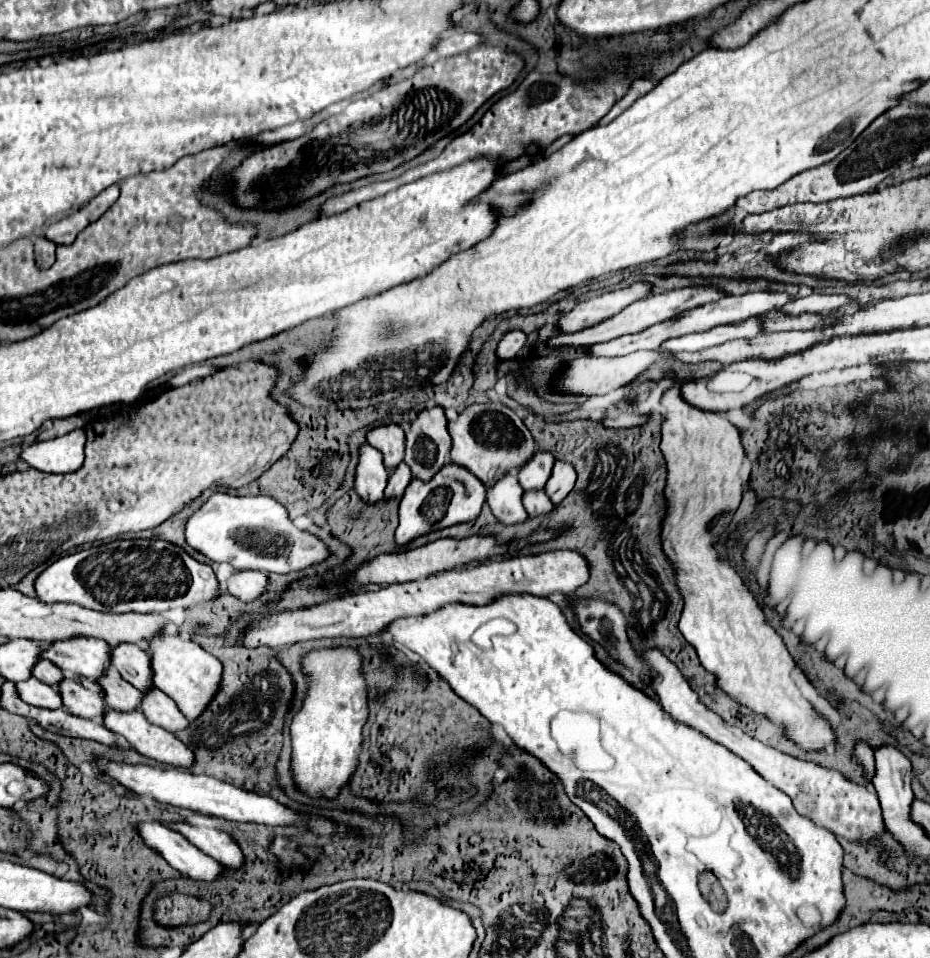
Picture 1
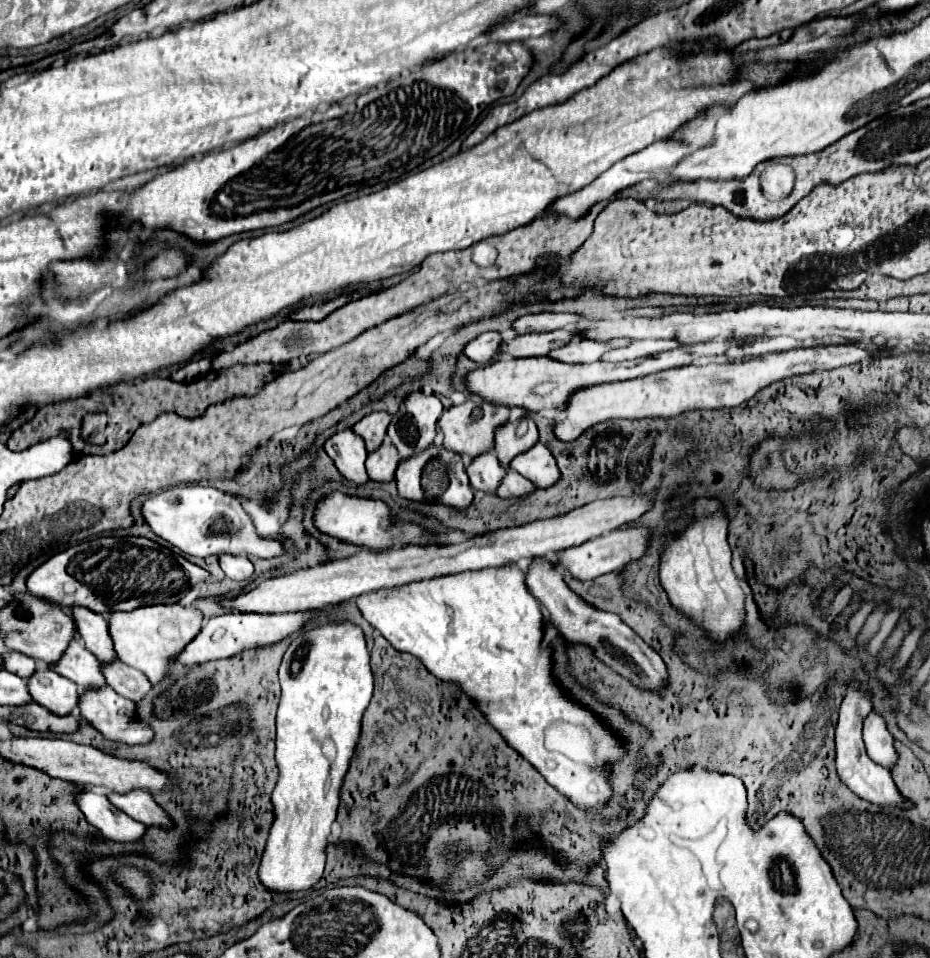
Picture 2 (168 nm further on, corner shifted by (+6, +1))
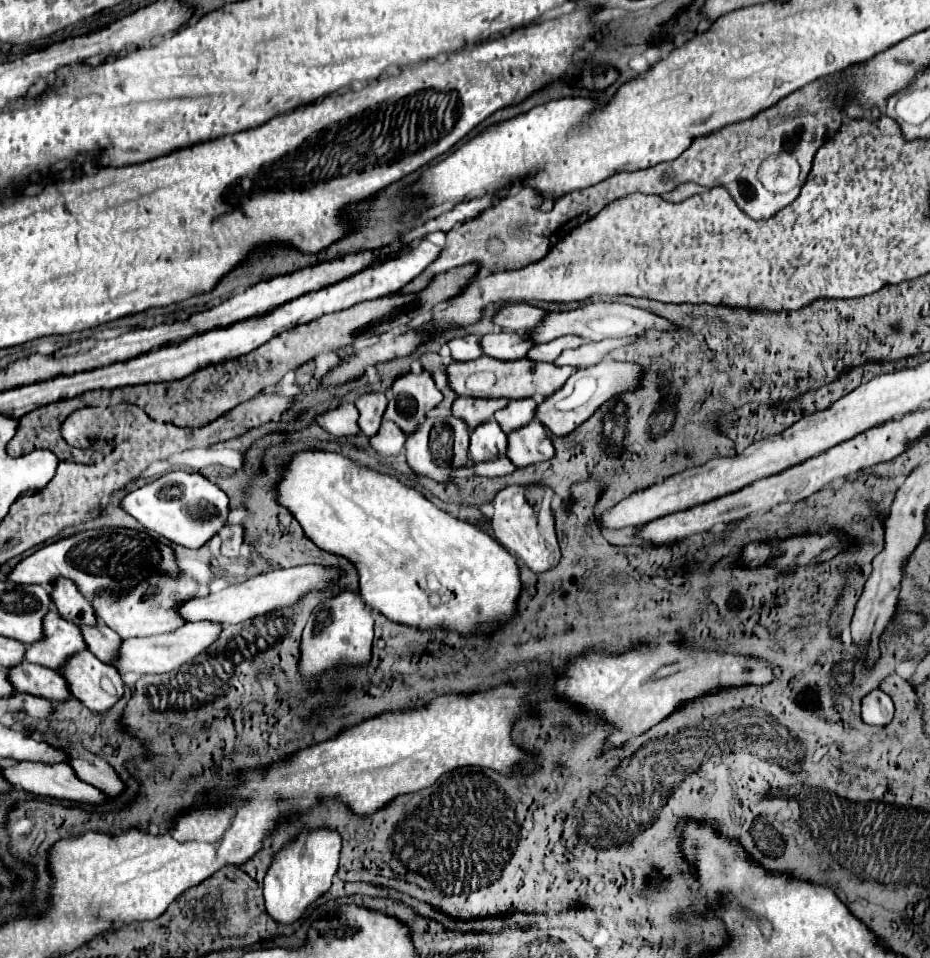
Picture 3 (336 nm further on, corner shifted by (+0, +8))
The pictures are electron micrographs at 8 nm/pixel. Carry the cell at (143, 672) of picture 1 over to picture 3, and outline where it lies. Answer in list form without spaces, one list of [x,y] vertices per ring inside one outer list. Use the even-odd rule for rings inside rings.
[[[57,577],[53,581],[53,589],[51,589],[51,601],[53,605],[59,609],[59,613],[75,623],[75,625],[93,625],[95,623],[95,613],[93,613],[93,607],[87,599],[81,597],[79,589],[75,587],[75,583],[71,579],[65,579],[65,577]]]

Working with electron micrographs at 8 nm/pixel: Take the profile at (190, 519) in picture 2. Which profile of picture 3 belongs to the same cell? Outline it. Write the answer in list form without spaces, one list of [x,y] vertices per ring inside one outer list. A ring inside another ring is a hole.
[[[173,471],[131,491],[121,501],[121,509],[135,517],[145,529],[151,529],[177,545],[199,549],[227,523],[229,497],[199,473]]]

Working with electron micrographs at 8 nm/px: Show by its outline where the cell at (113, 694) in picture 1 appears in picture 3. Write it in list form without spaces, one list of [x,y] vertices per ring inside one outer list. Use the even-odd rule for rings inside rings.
[[[51,607],[43,617],[43,639],[25,647],[23,659],[49,669],[61,669],[67,657],[87,649],[87,645],[83,645],[79,627],[65,621],[55,607]]]

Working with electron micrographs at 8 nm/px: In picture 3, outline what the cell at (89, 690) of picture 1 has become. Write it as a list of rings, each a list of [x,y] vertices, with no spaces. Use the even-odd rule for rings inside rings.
[[[19,663],[7,671],[7,679],[11,681],[13,689],[19,693],[29,693],[35,697],[59,697],[49,701],[65,701],[71,697],[67,681],[59,671],[33,665],[33,663]]]

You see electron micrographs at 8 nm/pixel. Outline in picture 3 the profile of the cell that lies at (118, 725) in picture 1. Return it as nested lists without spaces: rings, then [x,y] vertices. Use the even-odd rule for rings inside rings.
[[[91,651],[73,653],[65,663],[61,675],[67,679],[73,697],[91,711],[107,711],[123,695],[123,681],[117,669],[99,661]]]

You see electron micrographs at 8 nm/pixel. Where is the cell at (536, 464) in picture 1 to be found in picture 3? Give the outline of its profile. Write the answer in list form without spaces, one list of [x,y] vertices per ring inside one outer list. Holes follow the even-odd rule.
[[[527,397],[527,399],[515,399],[509,401],[509,405],[505,409],[495,411],[495,421],[501,425],[501,429],[507,433],[507,429],[519,429],[519,425],[527,425],[527,421],[533,419],[533,411],[535,411],[535,399]]]

